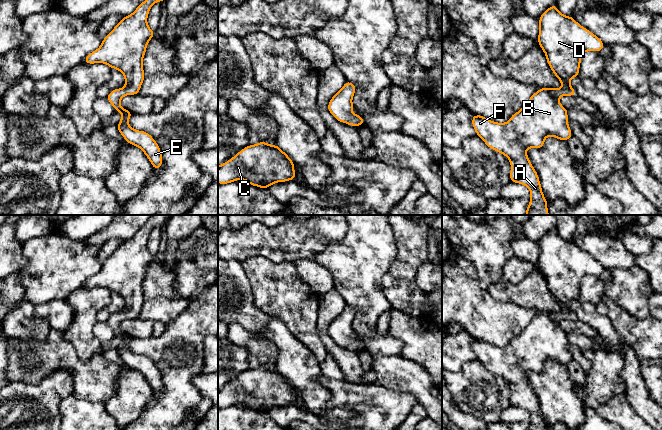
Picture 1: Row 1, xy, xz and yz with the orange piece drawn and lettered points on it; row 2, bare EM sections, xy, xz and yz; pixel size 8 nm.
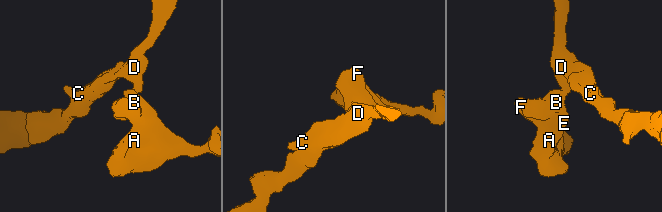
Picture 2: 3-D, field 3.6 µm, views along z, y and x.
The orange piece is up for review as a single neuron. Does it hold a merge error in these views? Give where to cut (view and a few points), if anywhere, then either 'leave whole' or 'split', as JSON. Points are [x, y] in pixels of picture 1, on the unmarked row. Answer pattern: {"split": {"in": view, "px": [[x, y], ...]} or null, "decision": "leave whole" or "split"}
{"split": null, "decision": "leave whole"}

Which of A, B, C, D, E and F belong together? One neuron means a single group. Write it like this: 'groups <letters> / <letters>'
groups A B C D E F

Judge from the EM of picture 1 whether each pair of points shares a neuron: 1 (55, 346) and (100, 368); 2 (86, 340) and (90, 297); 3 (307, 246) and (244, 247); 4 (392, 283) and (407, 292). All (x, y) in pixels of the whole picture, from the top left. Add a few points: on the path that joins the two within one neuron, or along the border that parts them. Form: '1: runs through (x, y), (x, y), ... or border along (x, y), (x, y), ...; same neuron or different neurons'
1: runs through (66, 357), (77, 368), (89, 368); same neuron
2: runs through (86, 329), (86, 308); same neuron
3: runs through (291, 246), (260, 246); same neuron
4: runs through (396, 287), (403, 292); same neuron

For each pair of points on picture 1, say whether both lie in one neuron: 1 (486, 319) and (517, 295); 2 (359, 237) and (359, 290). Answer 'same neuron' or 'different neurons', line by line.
1: different neurons
2: same neuron

